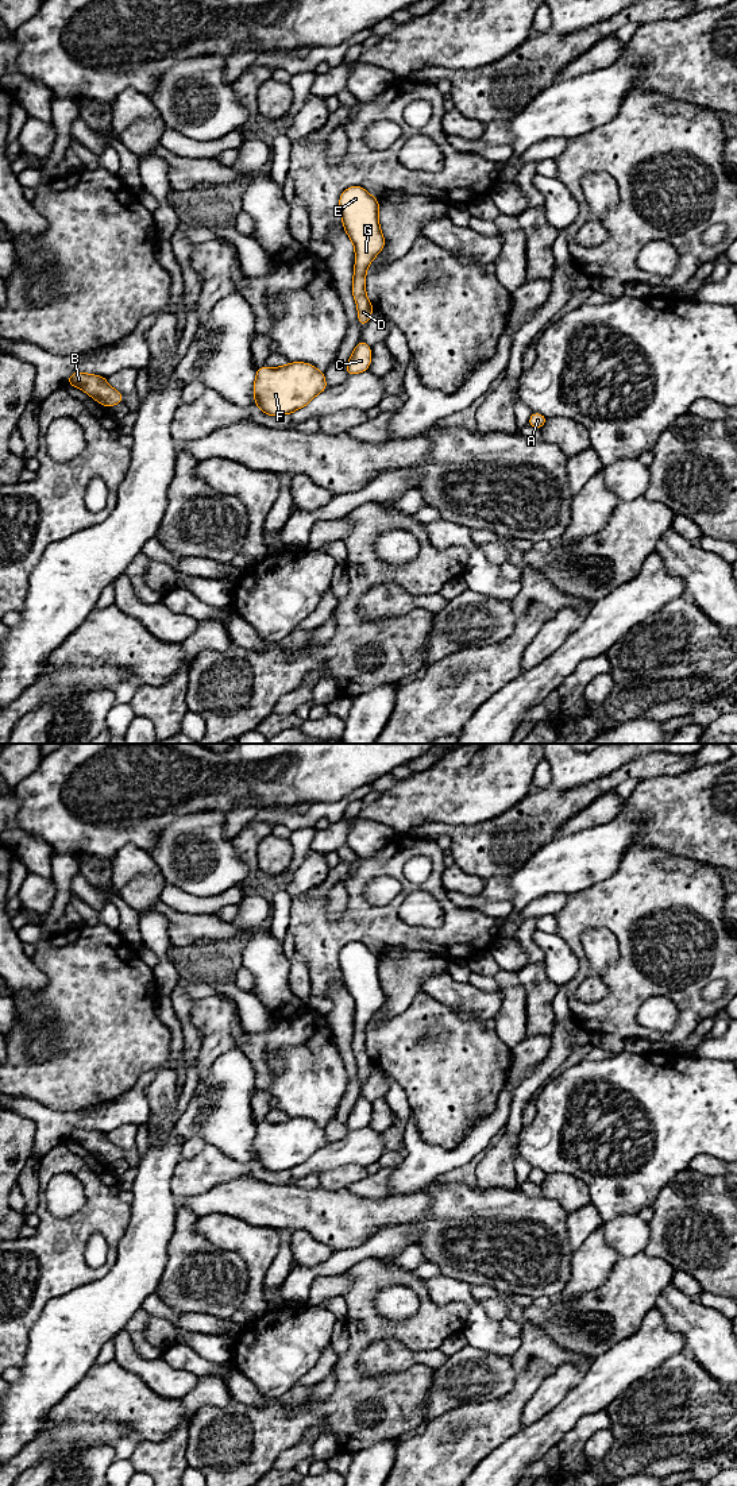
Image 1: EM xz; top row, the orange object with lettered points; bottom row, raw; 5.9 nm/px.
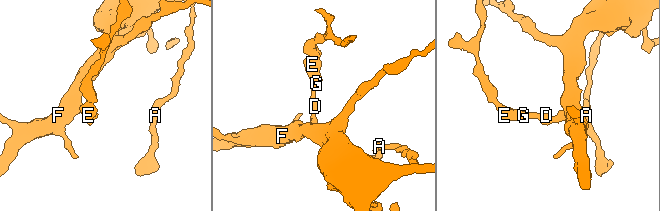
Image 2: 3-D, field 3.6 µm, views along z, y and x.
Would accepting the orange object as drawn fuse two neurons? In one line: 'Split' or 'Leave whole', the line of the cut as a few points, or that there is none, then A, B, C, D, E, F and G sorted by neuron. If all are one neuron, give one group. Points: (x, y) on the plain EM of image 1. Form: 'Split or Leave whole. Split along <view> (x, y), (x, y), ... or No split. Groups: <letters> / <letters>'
Leave whole. No split. Groups: A B C D E F G

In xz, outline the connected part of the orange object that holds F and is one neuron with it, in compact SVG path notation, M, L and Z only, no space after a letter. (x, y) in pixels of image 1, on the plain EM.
M302 1118L259 1123L254 1138L255 1161L267 1172L292 1170L328 1145L324 1127Z

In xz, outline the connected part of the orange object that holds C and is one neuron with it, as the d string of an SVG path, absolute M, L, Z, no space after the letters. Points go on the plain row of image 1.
M360 1096L354 1104L344 1127L348 1131L355 1131L368 1126L370 1119L371 1119L371 1103Z

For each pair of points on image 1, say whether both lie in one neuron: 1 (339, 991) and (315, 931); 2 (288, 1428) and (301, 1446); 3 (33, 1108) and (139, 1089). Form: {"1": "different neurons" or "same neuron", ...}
{"1": "different neurons", "2": "different neurons", "3": "same neuron"}

